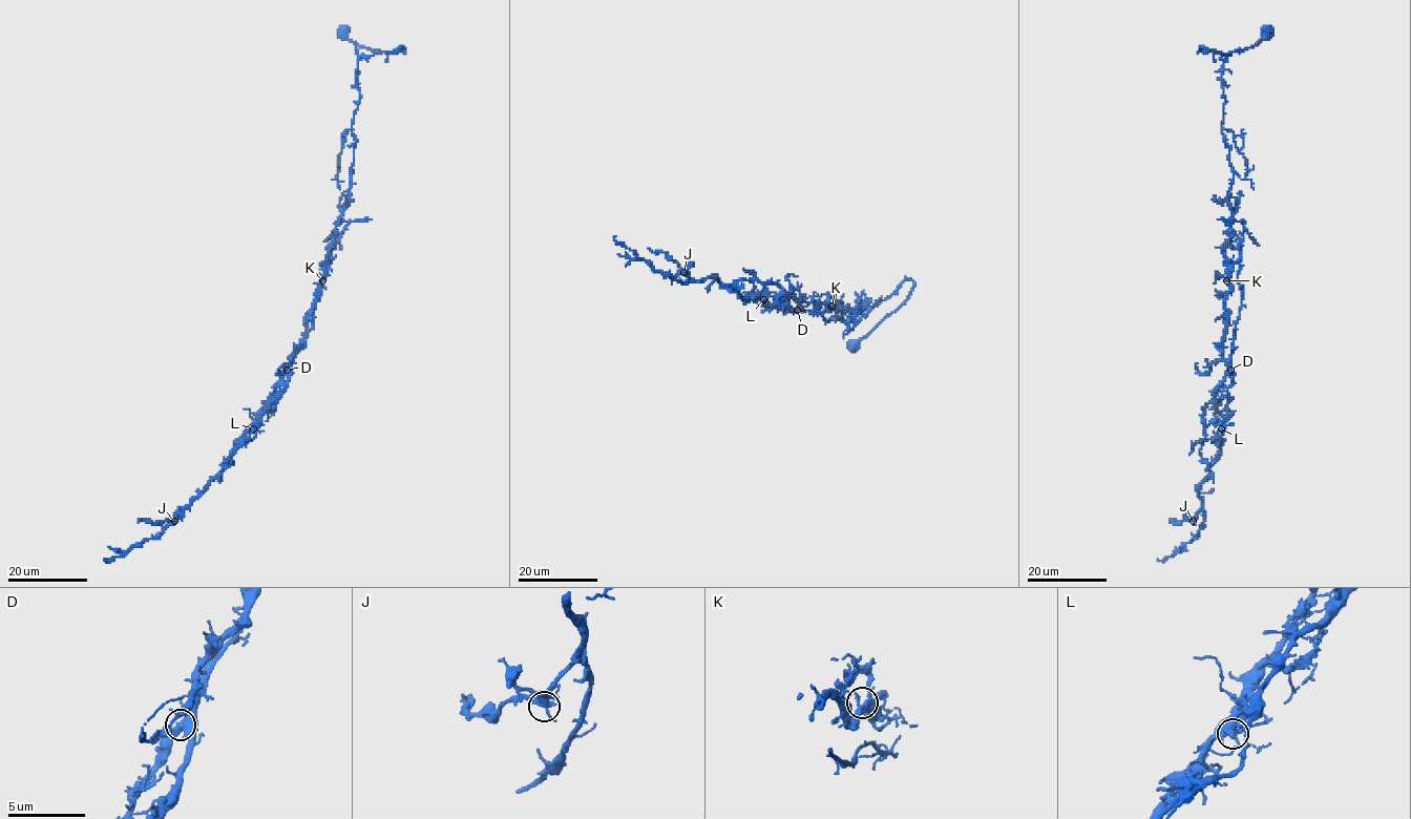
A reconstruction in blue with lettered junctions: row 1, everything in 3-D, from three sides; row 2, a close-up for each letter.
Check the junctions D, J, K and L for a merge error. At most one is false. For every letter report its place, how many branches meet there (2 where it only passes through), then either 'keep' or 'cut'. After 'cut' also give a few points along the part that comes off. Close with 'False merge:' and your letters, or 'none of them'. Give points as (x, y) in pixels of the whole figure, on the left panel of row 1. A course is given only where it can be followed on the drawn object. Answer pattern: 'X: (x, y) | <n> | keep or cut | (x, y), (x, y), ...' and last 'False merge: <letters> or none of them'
D: (287, 370) | 5 | cut | (287, 370), (260, 416), (208, 486), (156, 536), (138, 543), (123, 555), (103, 558)
J: (174, 521) | 5 | keep
K: (322, 280) | 4 | keep
L: (253, 428) | 5 | keep
False merge: D

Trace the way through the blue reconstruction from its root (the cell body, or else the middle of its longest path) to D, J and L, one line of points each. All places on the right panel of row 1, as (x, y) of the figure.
D: (1228, 280), (1230, 291), (1225, 303), (1226, 332), (1223, 356), (1230, 370)
J: (1228, 280), (1223, 354), (1233, 381), (1227, 389), (1227, 419), (1216, 461), (1200, 485), (1203, 507), (1193, 521)
L: (1228, 280), (1230, 291), (1225, 303), (1226, 332), (1223, 356), (1233, 382), (1227, 389), (1227, 418), (1221, 428)

